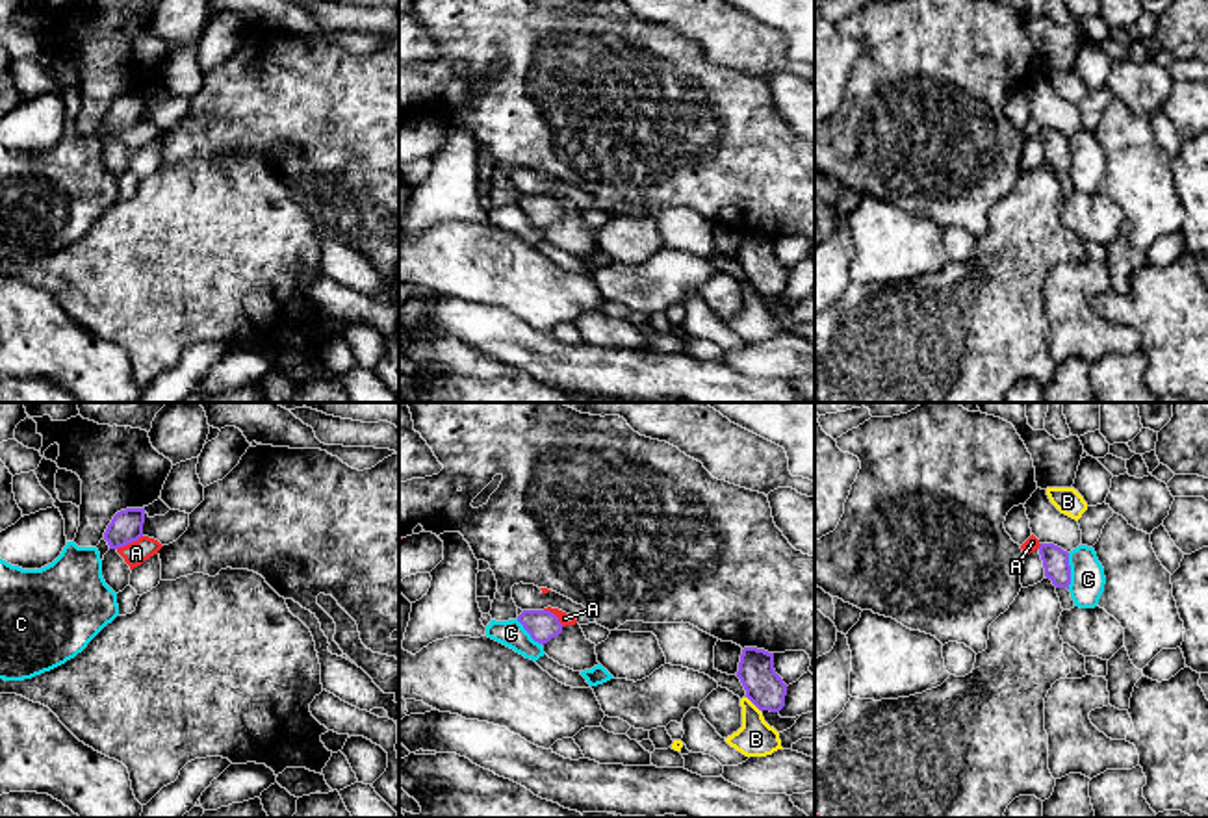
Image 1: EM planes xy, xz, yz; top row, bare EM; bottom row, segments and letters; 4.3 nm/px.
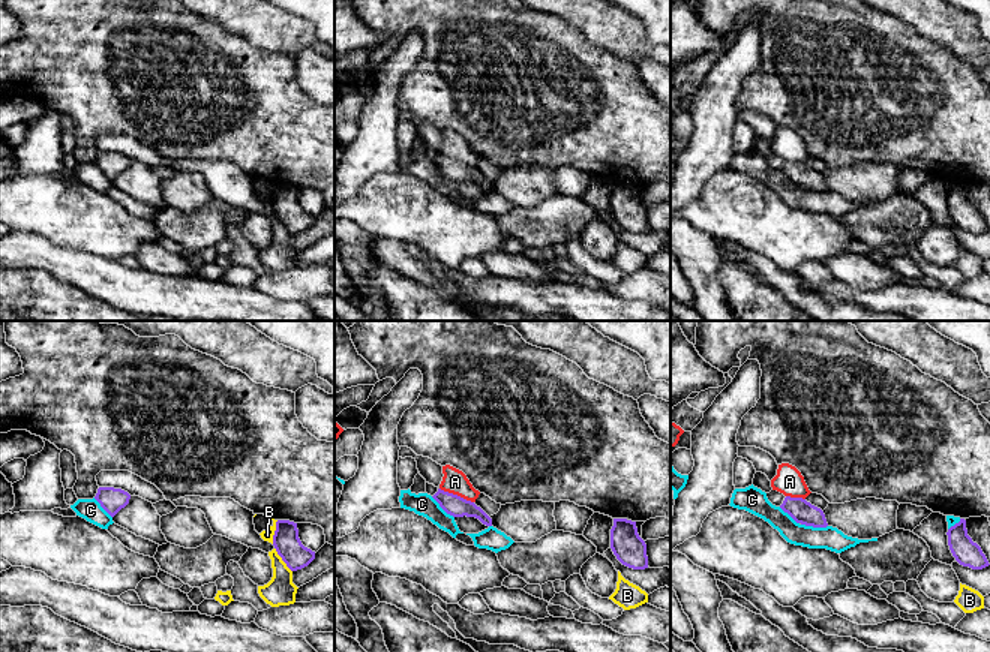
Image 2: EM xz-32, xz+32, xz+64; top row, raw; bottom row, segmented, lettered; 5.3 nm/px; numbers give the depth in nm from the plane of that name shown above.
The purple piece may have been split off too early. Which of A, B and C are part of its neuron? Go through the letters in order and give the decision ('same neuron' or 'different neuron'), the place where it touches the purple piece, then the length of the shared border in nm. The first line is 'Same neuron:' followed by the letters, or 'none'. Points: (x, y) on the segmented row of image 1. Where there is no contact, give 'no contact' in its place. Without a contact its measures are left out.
Same neuron: none
A: different neuron; meets purple in xy at (128, 542); contact 130 nm long
B: different neuron; meets purple in xz at (752, 702); contact 90 nm long
C: different neuron; meets purple in yz at (1069, 572); contact 160 nm long

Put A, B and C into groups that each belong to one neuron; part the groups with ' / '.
A / B / C

